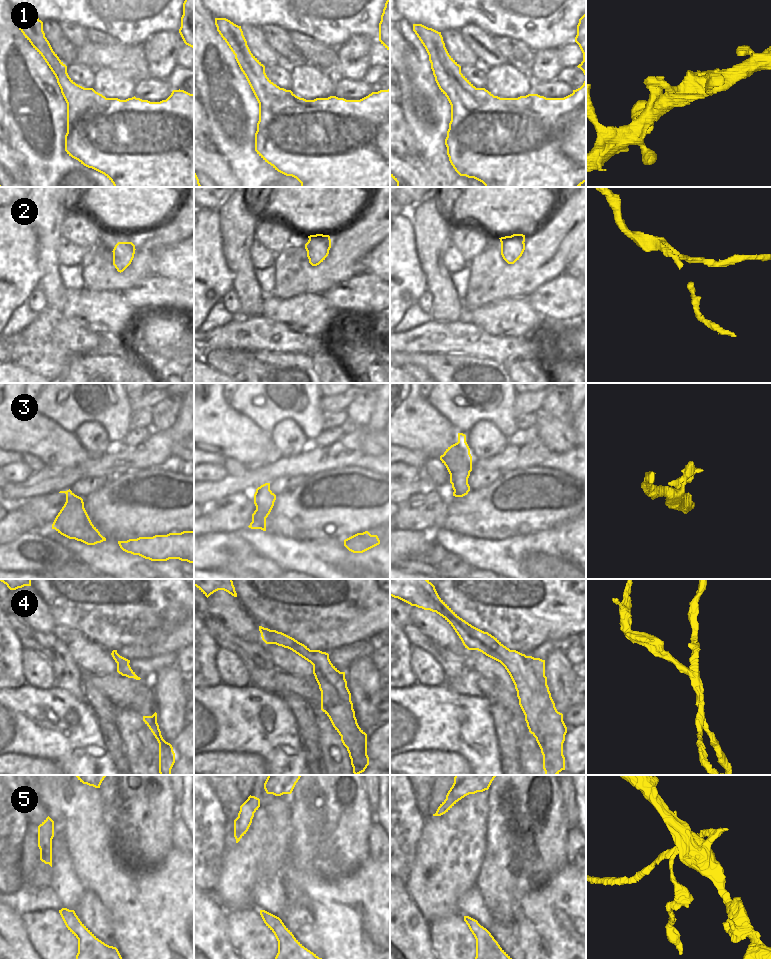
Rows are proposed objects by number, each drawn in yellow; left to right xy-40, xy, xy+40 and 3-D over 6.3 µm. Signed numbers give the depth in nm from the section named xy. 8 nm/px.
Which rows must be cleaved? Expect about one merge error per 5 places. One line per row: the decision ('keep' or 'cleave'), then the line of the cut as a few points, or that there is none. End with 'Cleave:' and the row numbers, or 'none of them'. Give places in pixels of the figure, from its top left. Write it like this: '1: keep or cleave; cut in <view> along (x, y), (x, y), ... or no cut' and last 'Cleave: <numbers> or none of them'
1: keep; no cut
2: keep; no cut
3: keep; no cut
4: cleave; cut in xy+40 along (562, 719), (550, 721), (548, 710), (542, 708), (535, 737)
5: keep; no cut
Cleave: 4

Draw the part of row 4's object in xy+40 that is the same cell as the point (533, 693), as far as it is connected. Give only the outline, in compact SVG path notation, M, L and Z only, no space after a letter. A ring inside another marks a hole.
M390 579L390 596L411 606L436 612L455 630L468 650L478 650L500 662L509 673L517 691L519 705L525 715L529 732L539 735L538 720L541 709L548 709L550 722L563 720L558 712L547 685L547 677L537 677L526 655L510 650L497 638L460 618L438 595L428 579Z

